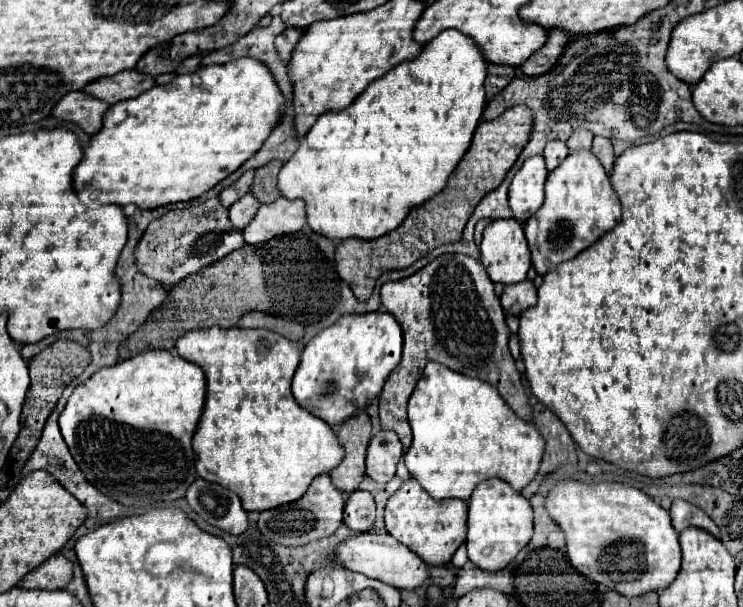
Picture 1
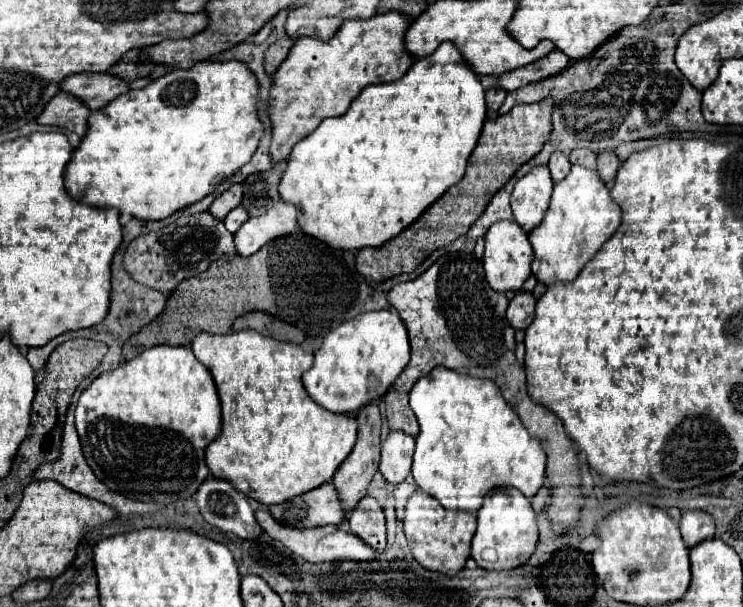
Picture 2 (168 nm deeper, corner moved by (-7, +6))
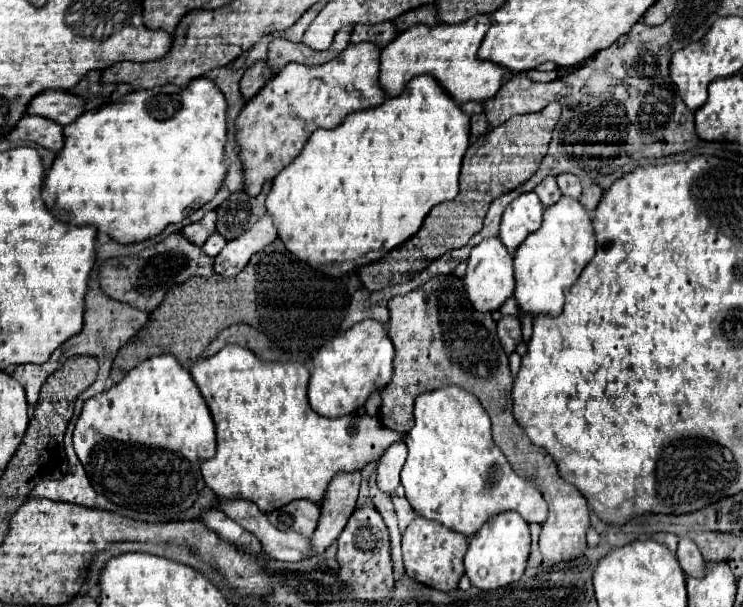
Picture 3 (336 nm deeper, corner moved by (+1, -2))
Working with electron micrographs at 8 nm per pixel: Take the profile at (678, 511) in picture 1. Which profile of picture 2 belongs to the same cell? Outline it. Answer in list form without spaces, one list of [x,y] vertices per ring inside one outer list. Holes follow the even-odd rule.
[[[697,510],[683,512],[679,528],[681,528],[681,536],[683,536],[683,542],[687,544],[687,548],[693,548],[699,542],[715,536],[713,520],[709,520],[709,516],[705,516],[705,512],[697,512]]]

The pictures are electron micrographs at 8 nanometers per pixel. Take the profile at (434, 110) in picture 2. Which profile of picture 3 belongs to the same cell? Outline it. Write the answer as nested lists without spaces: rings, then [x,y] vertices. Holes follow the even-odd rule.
[[[421,74],[421,76],[415,76],[413,80],[409,80],[399,96],[387,98],[381,106],[353,112],[353,114],[345,116],[345,120],[333,130],[315,130],[311,134],[311,138],[305,142],[299,156],[293,158],[293,164],[287,164],[275,176],[271,192],[267,194],[267,212],[277,222],[279,238],[283,240],[283,244],[287,246],[289,252],[293,252],[299,260],[309,262],[313,268],[317,268],[325,274],[341,276],[353,268],[365,266],[373,260],[379,260],[385,252],[403,244],[407,238],[411,238],[421,228],[425,216],[429,214],[429,210],[435,204],[445,202],[445,200],[453,200],[457,196],[457,192],[459,192],[459,184],[457,184],[459,168],[461,168],[461,160],[463,160],[463,154],[467,148],[469,148],[469,116],[461,110],[461,106],[443,90],[443,86],[431,74]]]

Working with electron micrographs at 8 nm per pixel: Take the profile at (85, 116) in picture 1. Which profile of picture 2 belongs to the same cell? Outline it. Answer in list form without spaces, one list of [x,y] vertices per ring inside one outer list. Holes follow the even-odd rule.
[[[59,92],[53,100],[49,100],[45,110],[37,116],[37,124],[67,128],[77,136],[83,136],[87,130],[89,114],[91,114],[89,108],[85,108],[85,104],[81,106],[81,102],[77,102],[75,96],[67,96],[67,92]]]

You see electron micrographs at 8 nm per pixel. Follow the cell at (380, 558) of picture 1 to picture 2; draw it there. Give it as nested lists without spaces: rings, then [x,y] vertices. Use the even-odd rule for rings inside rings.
[[[259,506],[255,510],[255,518],[259,522],[259,526],[269,532],[269,536],[277,542],[281,542],[283,546],[287,546],[291,552],[295,552],[297,556],[301,556],[303,560],[309,560],[313,564],[319,562],[333,562],[333,560],[373,560],[377,554],[373,552],[373,548],[369,548],[367,544],[363,544],[361,540],[357,540],[357,536],[343,532],[337,526],[321,526],[321,528],[289,528],[289,526],[281,526],[267,508]]]

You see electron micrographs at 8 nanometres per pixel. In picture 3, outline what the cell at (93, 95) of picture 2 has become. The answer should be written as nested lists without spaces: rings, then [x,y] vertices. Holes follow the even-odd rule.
[[[45,90],[31,100],[27,114],[51,118],[63,126],[71,124],[85,112],[85,98],[67,90]]]

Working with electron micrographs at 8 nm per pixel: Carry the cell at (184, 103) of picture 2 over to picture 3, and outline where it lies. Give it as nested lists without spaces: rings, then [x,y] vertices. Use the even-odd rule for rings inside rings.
[[[205,76],[191,80],[185,88],[173,86],[173,84],[163,84],[151,90],[137,90],[131,92],[125,100],[115,102],[115,104],[107,104],[99,110],[89,110],[85,112],[81,118],[77,118],[73,124],[63,128],[65,134],[65,146],[59,152],[59,156],[55,158],[47,178],[45,178],[45,186],[43,186],[43,200],[47,204],[47,208],[55,214],[57,220],[69,222],[69,224],[93,224],[99,228],[99,232],[107,232],[113,240],[121,242],[121,244],[131,244],[131,242],[141,242],[147,240],[151,236],[157,236],[167,224],[173,222],[181,222],[183,218],[187,218],[193,210],[201,208],[203,204],[207,204],[209,200],[213,200],[213,196],[217,194],[217,190],[221,188],[225,176],[227,176],[227,162],[225,162],[225,144],[227,144],[227,100],[223,96],[223,92],[217,88],[217,84]]]

